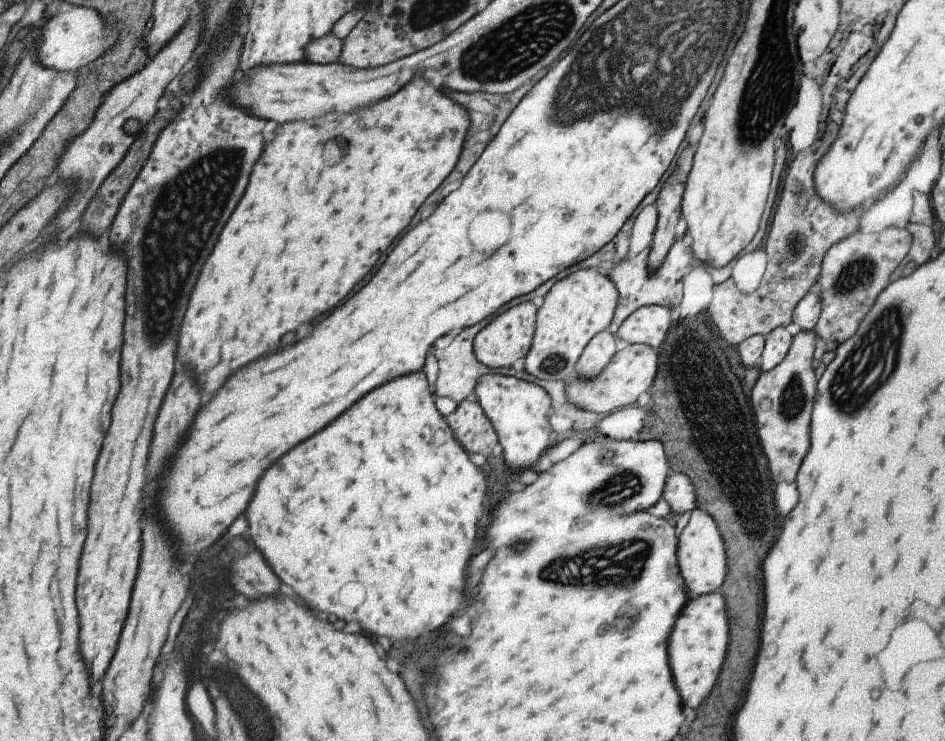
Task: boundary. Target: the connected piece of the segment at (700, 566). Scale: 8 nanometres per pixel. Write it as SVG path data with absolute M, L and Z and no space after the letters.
M700 508L691 512L689 522L677 538L677 562L679 576L683 578L690 596L703 595L719 591L723 578L727 574L727 556L722 536L713 518Z

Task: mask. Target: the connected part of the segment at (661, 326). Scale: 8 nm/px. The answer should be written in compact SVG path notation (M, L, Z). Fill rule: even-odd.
M641 306L619 324L615 336L628 344L645 344L657 351L674 322L672 310L668 307Z

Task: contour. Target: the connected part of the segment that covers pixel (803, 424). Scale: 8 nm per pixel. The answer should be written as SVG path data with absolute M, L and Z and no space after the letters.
M800 330L791 339L783 360L771 370L761 371L749 394L757 422L757 438L764 457L767 458L769 474L775 483L793 482L801 458L807 454L810 416L816 389L811 368L816 338L814 330Z

